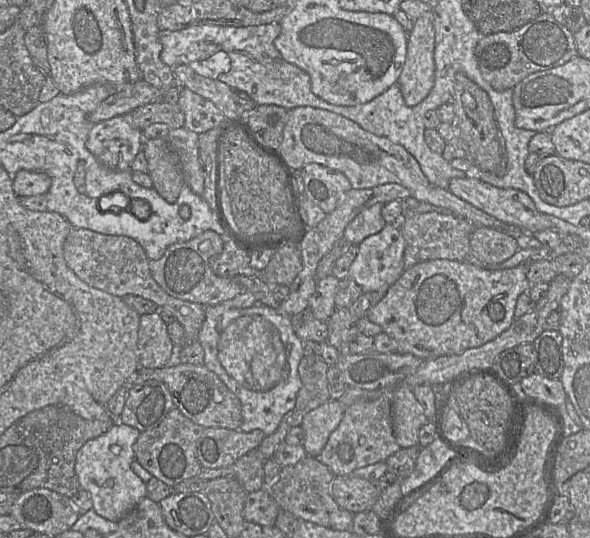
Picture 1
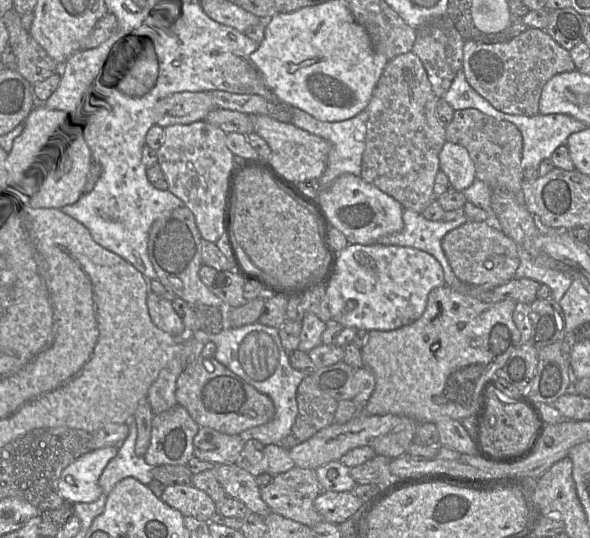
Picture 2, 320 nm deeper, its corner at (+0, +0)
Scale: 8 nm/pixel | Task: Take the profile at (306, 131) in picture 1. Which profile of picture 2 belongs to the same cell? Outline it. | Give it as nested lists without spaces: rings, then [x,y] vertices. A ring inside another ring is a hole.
[[[250,115],[253,118],[254,132],[269,145],[271,155],[265,159],[281,176],[295,184],[308,179],[319,179],[327,166],[330,144],[317,135],[298,128],[292,123],[280,122],[269,115]]]

